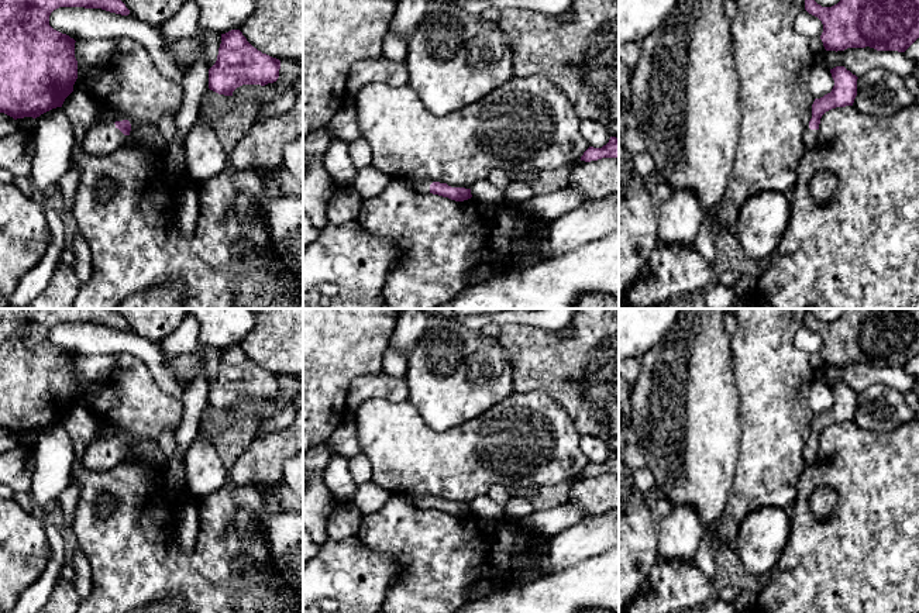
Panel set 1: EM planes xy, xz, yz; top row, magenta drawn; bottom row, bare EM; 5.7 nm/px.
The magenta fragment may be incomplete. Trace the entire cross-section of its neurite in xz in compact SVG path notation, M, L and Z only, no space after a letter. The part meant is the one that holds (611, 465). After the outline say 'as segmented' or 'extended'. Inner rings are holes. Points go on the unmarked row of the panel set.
M610 452L609 458L602 464L589 462L581 472L581 476L591 478L602 473L619 475L619 455L616 452Z; as segmented

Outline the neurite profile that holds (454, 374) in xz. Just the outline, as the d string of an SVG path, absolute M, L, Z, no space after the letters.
M445 317L431 323L409 352L405 380L409 402L436 431L461 426L514 392L513 366L498 338Z

